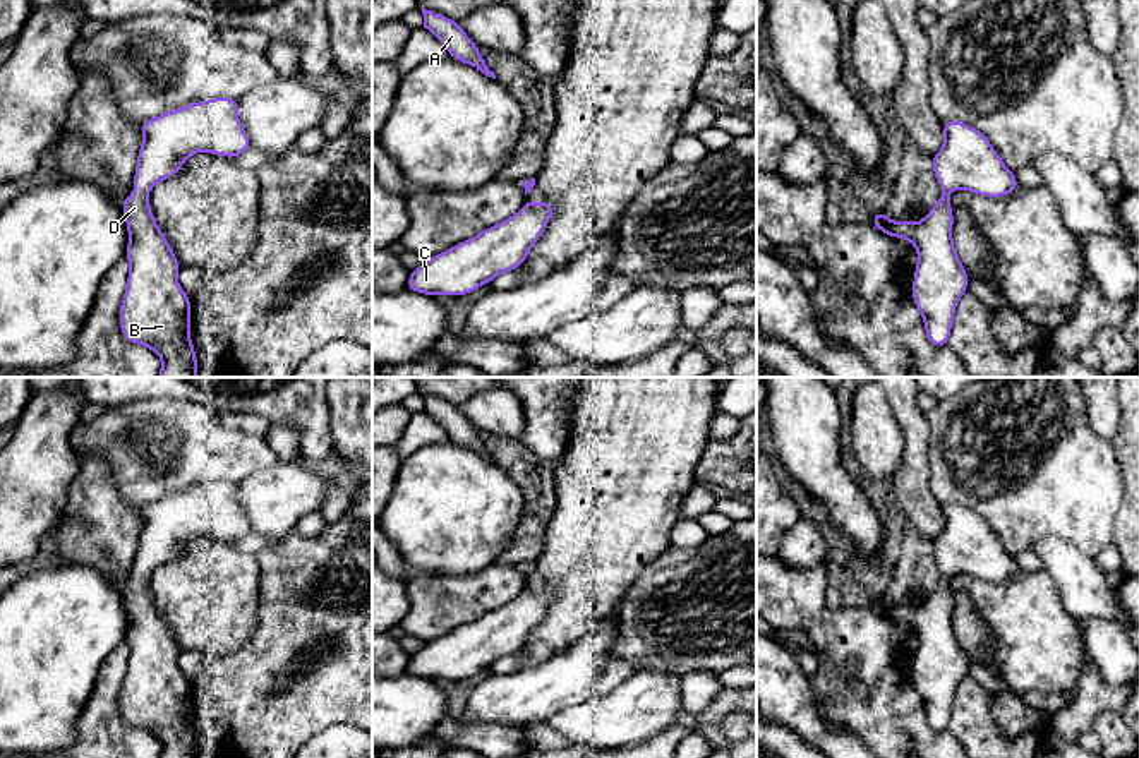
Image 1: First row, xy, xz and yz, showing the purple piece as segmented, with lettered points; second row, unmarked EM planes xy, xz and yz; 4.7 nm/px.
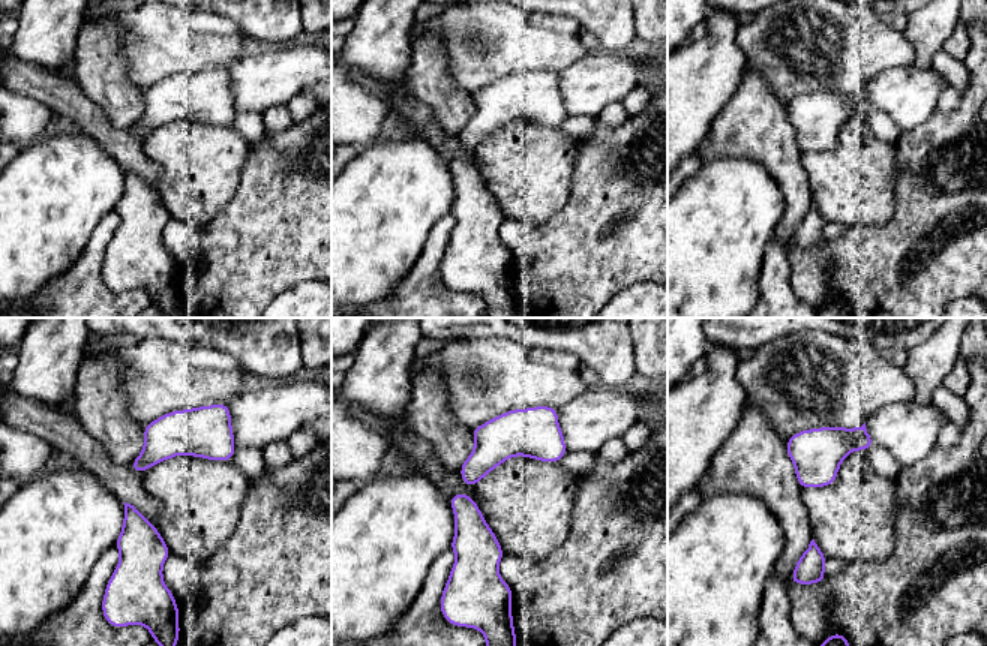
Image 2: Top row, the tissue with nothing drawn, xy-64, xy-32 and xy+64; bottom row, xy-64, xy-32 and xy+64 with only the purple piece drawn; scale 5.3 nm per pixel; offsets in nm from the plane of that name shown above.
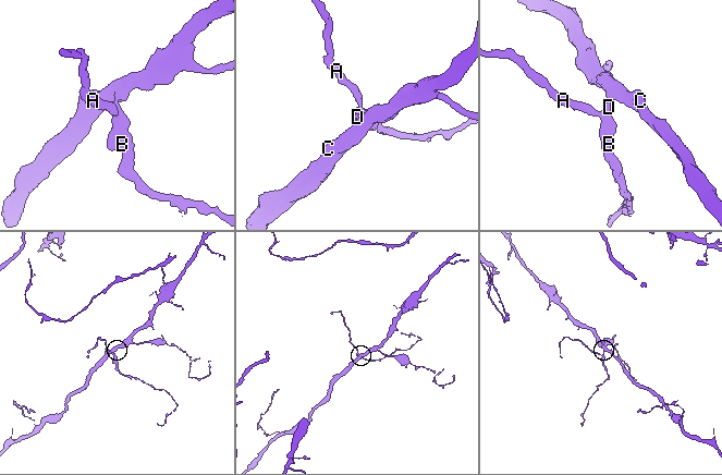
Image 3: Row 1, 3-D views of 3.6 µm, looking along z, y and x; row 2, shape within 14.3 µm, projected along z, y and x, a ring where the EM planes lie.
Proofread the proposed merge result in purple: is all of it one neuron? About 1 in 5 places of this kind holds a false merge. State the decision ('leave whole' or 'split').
leave whole

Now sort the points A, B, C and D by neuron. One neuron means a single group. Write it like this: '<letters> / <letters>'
A B C D

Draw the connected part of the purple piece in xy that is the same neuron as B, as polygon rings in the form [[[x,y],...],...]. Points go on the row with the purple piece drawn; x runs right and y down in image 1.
[[[213,98],[209,101],[196,101],[184,108],[170,110],[160,117],[141,122],[142,146],[137,153],[137,165],[134,171],[136,192],[129,194],[122,201],[122,213],[129,232],[129,245],[125,259],[130,264],[127,276],[127,286],[118,310],[118,322],[122,336],[129,343],[142,345],[151,348],[161,357],[161,370],[158,377],[197,377],[197,355],[190,341],[190,295],[187,295],[178,281],[177,274],[182,268],[177,256],[173,254],[163,232],[158,228],[156,220],[149,208],[148,192],[165,178],[178,175],[182,165],[201,151],[208,151],[216,156],[237,158],[242,153],[252,149],[247,132],[242,129],[238,120],[238,101],[237,98]]]

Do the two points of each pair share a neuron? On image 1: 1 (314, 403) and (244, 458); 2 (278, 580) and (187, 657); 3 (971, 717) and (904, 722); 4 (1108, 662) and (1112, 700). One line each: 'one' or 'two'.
1: two
2: two
3: two
4: two

